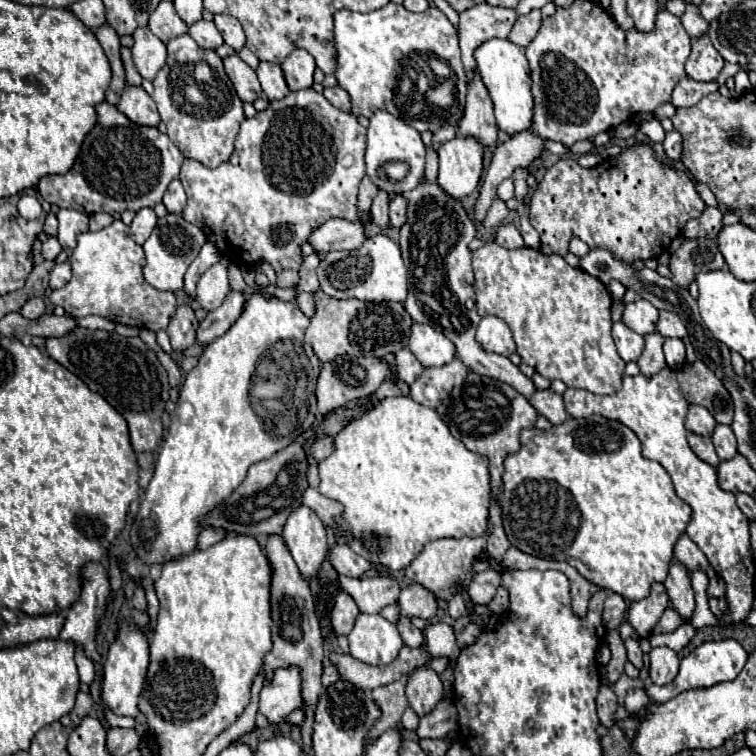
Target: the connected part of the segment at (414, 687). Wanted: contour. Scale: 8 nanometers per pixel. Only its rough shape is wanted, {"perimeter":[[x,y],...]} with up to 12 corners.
{"perimeter":[[431,667],[415,669],[407,699],[419,717],[443,699],[443,683]]}

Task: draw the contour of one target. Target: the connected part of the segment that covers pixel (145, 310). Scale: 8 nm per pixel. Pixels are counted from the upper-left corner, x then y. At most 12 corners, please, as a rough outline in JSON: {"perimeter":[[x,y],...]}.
{"perimeter":[[123,221],[81,233],[71,281],[51,303],[167,329],[171,291],[143,279]]}

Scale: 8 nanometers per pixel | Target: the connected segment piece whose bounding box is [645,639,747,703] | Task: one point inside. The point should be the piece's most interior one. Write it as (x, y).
(711, 663)

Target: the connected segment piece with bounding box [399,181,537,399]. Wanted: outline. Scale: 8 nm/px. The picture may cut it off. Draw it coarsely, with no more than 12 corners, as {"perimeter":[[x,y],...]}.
{"perimeter":[[423,181],[409,197],[403,303],[477,375],[527,399],[533,381],[475,341],[475,223]]}

